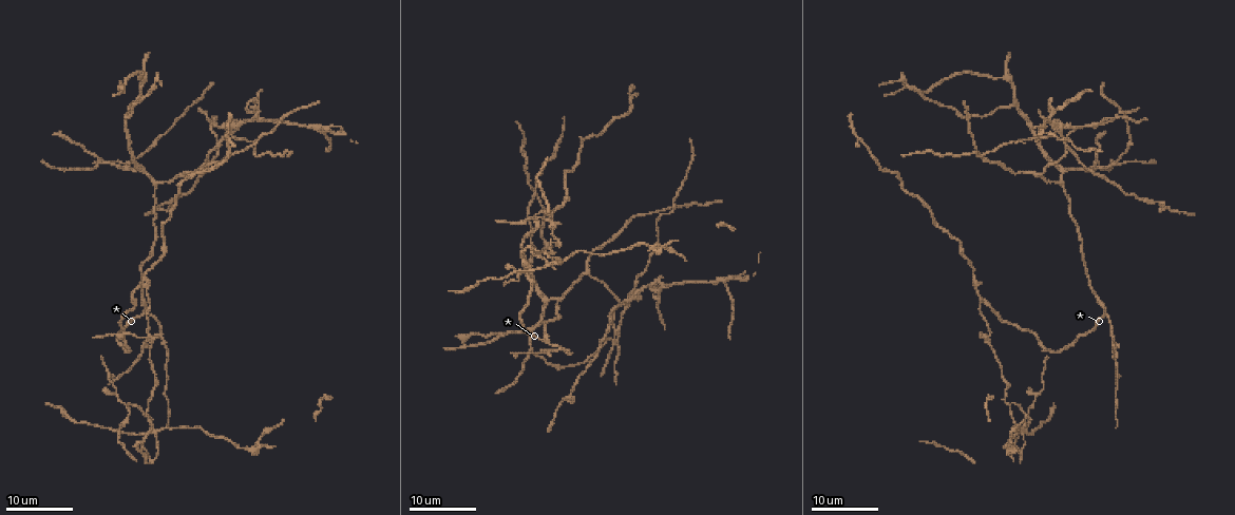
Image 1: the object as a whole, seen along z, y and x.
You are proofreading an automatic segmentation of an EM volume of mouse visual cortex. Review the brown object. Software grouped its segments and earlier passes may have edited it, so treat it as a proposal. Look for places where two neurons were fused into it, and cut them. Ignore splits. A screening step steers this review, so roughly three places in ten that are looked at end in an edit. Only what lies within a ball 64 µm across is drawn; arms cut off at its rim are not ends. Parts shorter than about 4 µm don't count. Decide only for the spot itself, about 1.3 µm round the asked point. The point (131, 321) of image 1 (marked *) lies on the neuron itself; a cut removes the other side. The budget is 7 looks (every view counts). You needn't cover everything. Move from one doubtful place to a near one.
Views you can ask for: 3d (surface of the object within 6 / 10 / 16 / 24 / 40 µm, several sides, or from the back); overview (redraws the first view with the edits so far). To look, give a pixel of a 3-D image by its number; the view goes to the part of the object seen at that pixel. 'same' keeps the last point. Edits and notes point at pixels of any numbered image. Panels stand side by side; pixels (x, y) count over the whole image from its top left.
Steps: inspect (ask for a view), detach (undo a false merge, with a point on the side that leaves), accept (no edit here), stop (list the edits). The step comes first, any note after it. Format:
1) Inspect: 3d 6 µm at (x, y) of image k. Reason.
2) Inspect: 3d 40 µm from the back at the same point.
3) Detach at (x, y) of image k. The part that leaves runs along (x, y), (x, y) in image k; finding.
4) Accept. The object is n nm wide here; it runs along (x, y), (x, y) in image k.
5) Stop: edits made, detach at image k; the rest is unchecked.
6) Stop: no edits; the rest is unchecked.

Inspect: 3d 16 µm at (1013, 105) of image 1. Thin arm on a thick one.

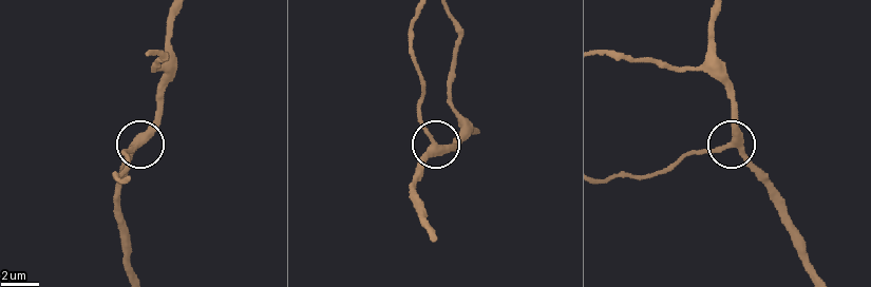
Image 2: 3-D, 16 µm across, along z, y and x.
Inspect: 3d 6 µm at (137, 144) of image 2.

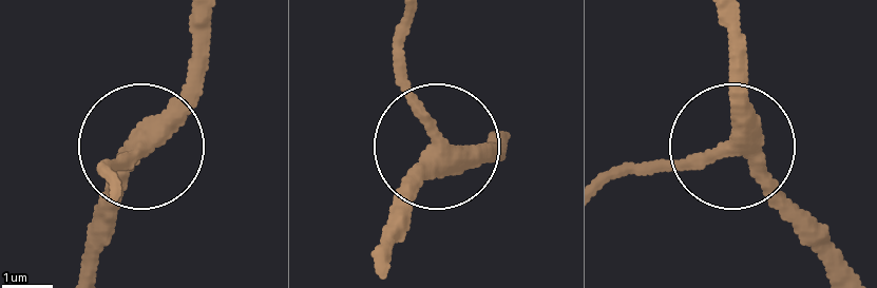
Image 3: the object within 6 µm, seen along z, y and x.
Accept. The side arm is 26 µm long; it runs along (386, 269), (395, 193), (437, 131), (399, 34) in image 3; continuous, no second neuron.

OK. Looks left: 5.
Inspect: 3d 24 µm at (548, 341) of image 1. Branch point.

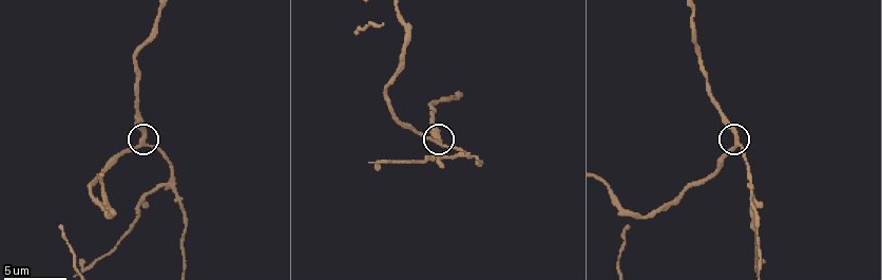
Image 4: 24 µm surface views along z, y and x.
Inspect: 3d 6 µm at (439, 143) of image 4. Closer look.

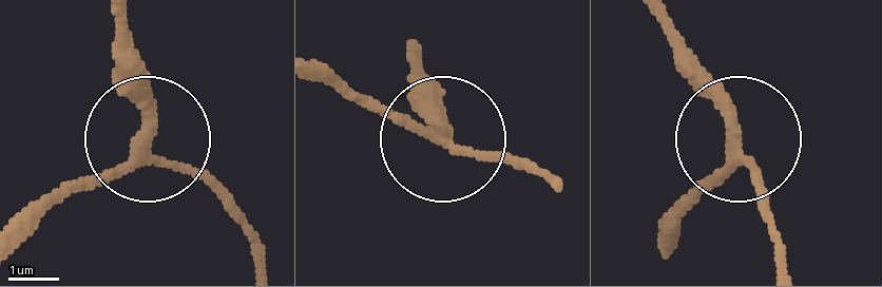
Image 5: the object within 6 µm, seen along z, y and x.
Accept. 3 arms meet here; one neuron here.

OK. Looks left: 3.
Inspect: 3d 10 µm at (172, 188) of image 4. Three-way junction.

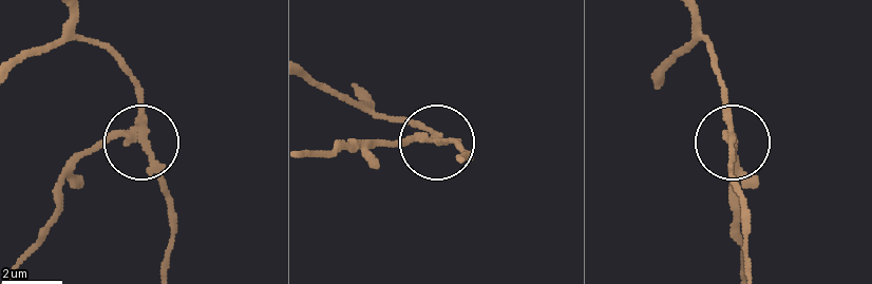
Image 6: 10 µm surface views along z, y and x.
Inspect: 3d 6 µm at (138, 140) of image 6. Zoom in.

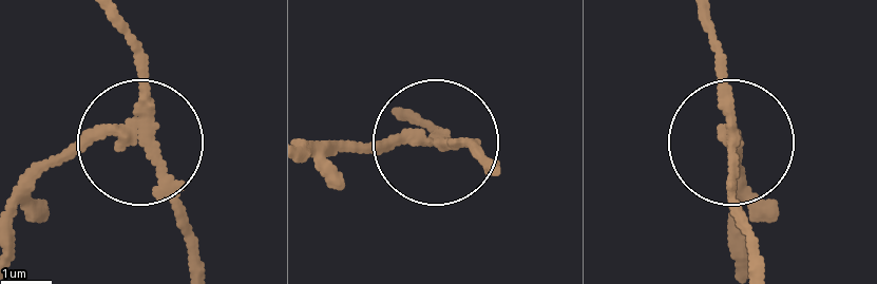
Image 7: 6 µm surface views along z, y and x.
Detach at (64, 156) of image 7. 3 arms meet here; the part that leaves runs along (133, 134), (74, 147), (15, 210), (11, 248) in image 7; two neurons meet here.

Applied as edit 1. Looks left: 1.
Stop: edits made, detach at image 7; the rest is unchecked.

